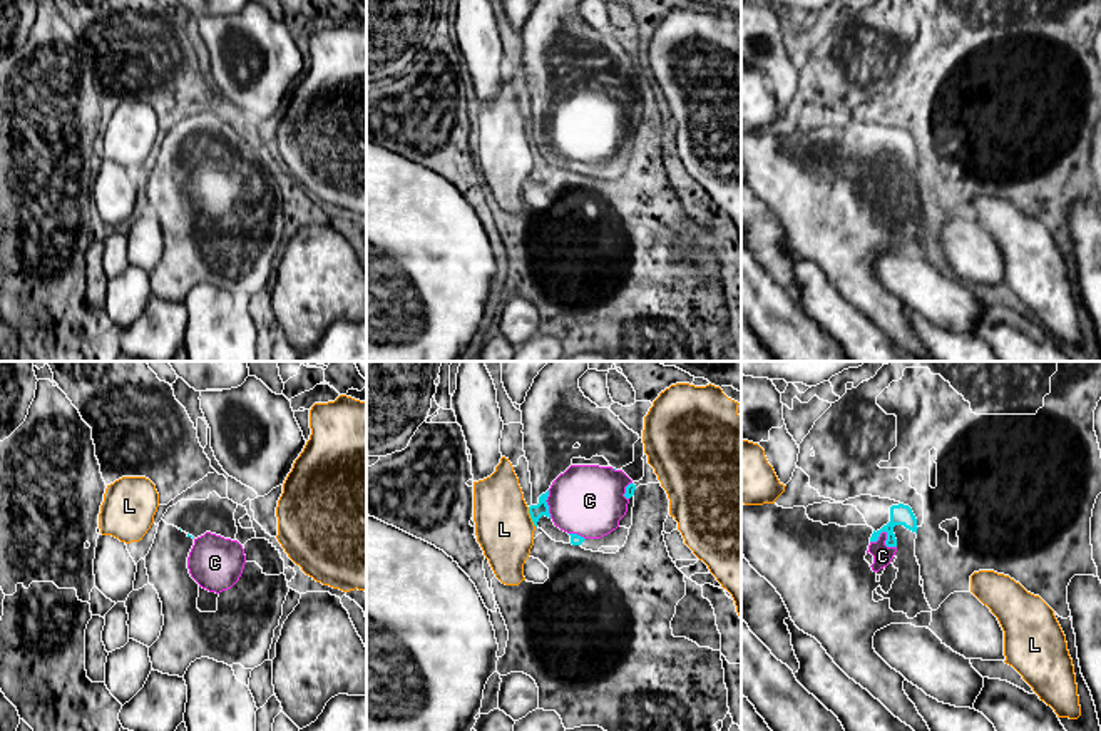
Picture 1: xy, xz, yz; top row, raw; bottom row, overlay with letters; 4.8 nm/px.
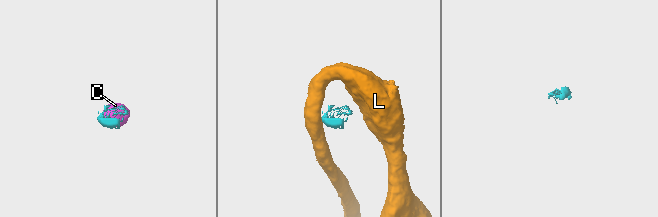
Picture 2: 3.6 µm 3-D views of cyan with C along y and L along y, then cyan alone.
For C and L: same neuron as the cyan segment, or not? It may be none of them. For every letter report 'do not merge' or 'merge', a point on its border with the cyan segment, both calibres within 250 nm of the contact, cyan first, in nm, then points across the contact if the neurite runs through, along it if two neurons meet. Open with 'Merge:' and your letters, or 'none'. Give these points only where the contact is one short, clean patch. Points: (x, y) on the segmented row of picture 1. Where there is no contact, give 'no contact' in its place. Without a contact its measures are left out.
Merge: C
C: merge; meets cyan in yz at (887, 536); 100 nm thick on the cyan side, 100 nm on the other
L: do not merge; meets cyan in xz at (531, 517); 70 nm thick on the cyan side, 280 nm on the other; border along xz (527, 507), (529, 517), (536, 526)

